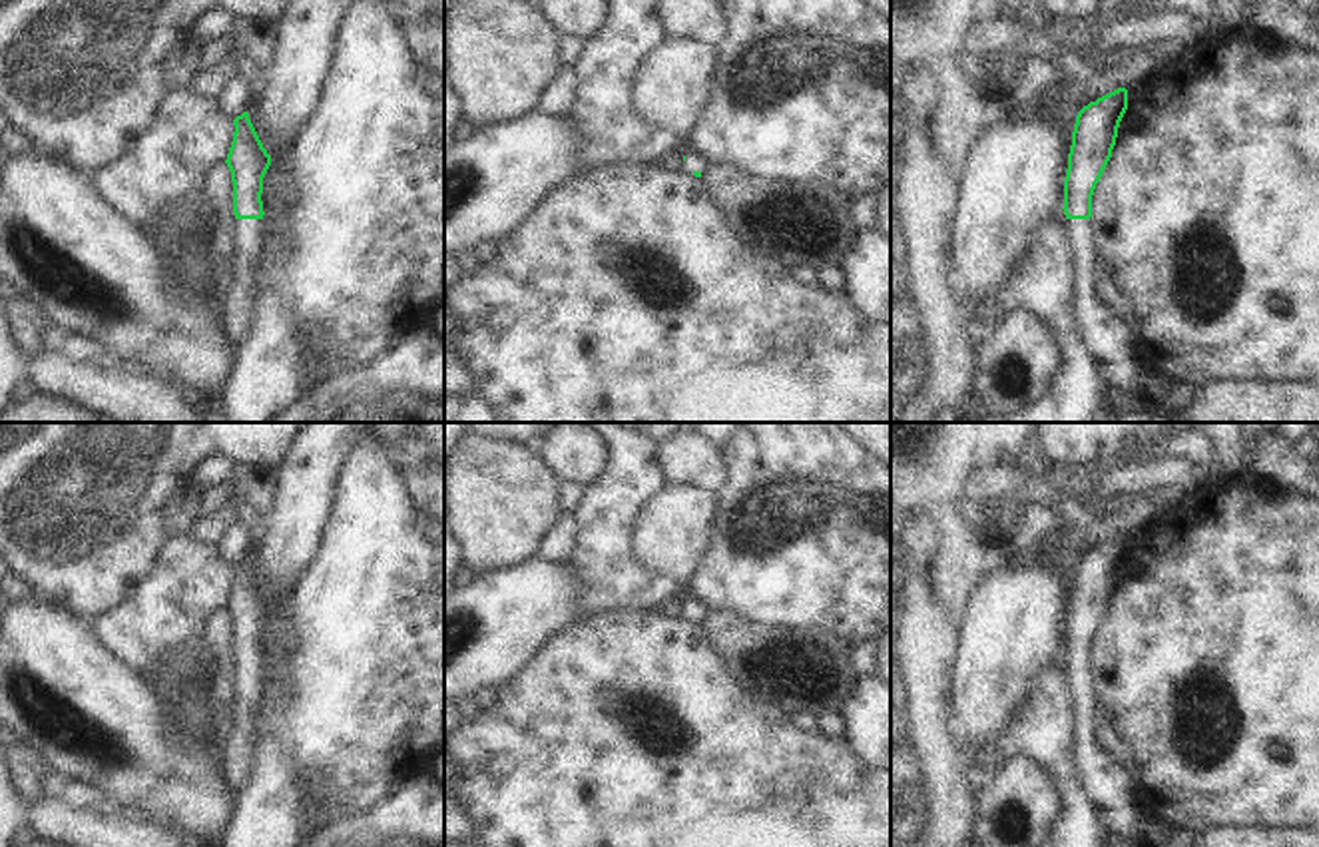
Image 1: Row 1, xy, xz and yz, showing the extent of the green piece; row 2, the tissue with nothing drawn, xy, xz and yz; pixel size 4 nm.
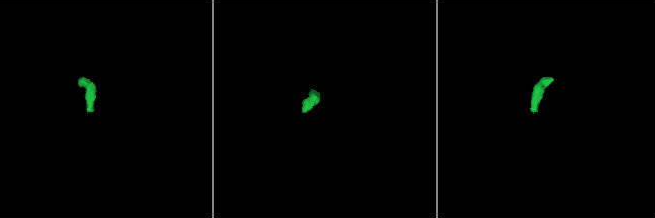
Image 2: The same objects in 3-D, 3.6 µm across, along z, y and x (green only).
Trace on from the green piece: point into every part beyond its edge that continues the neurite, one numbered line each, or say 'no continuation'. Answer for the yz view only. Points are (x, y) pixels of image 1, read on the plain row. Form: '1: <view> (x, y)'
1: yz (1106, 784)

